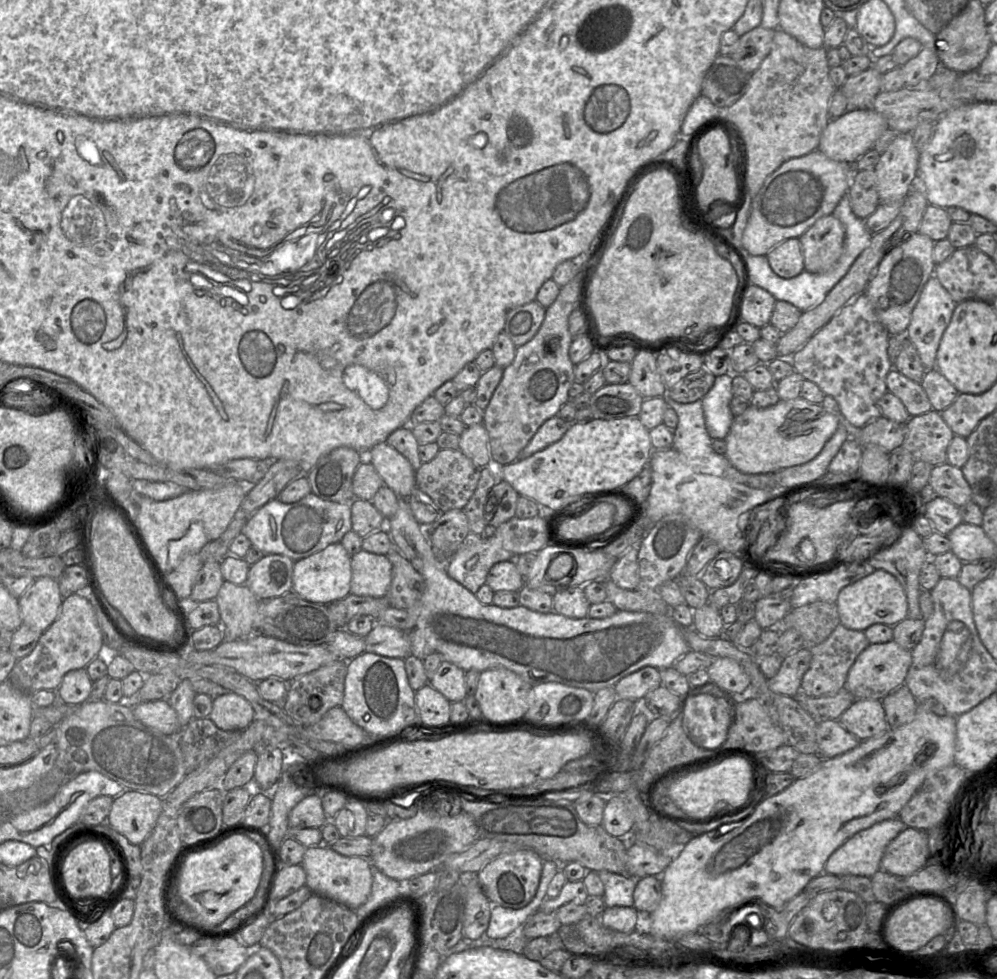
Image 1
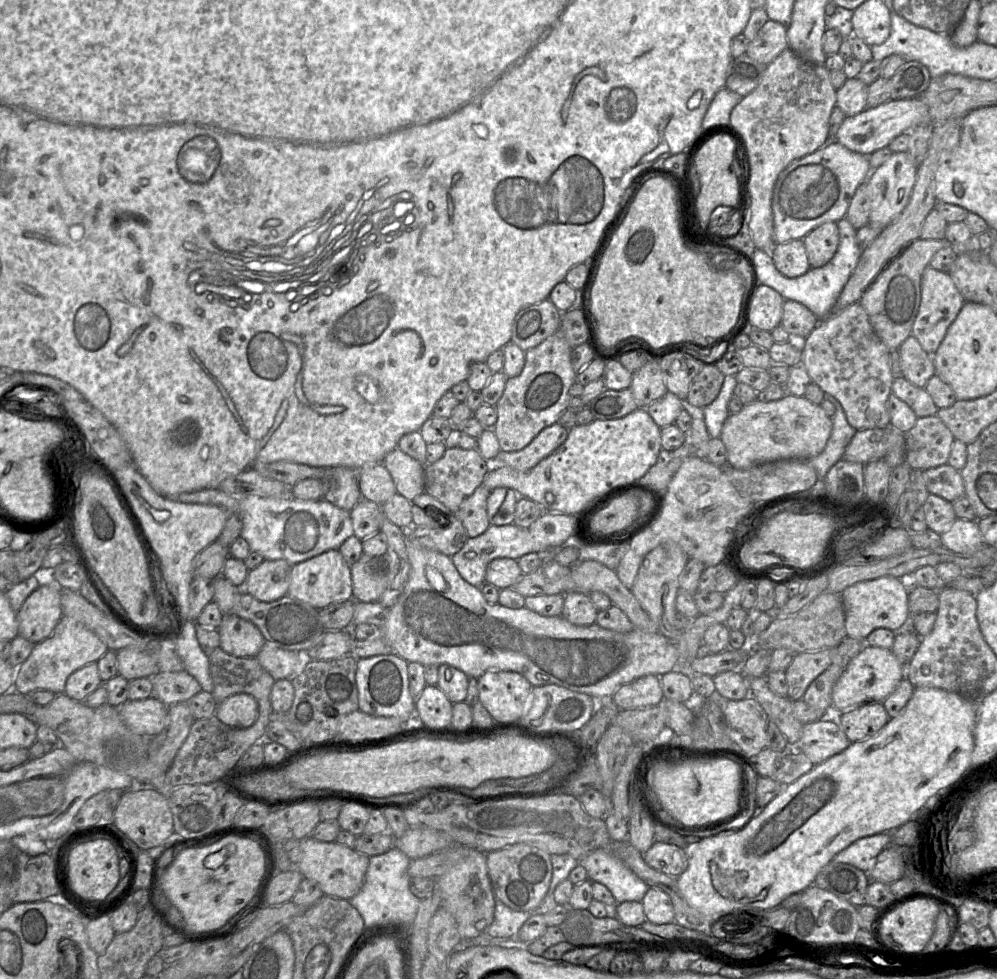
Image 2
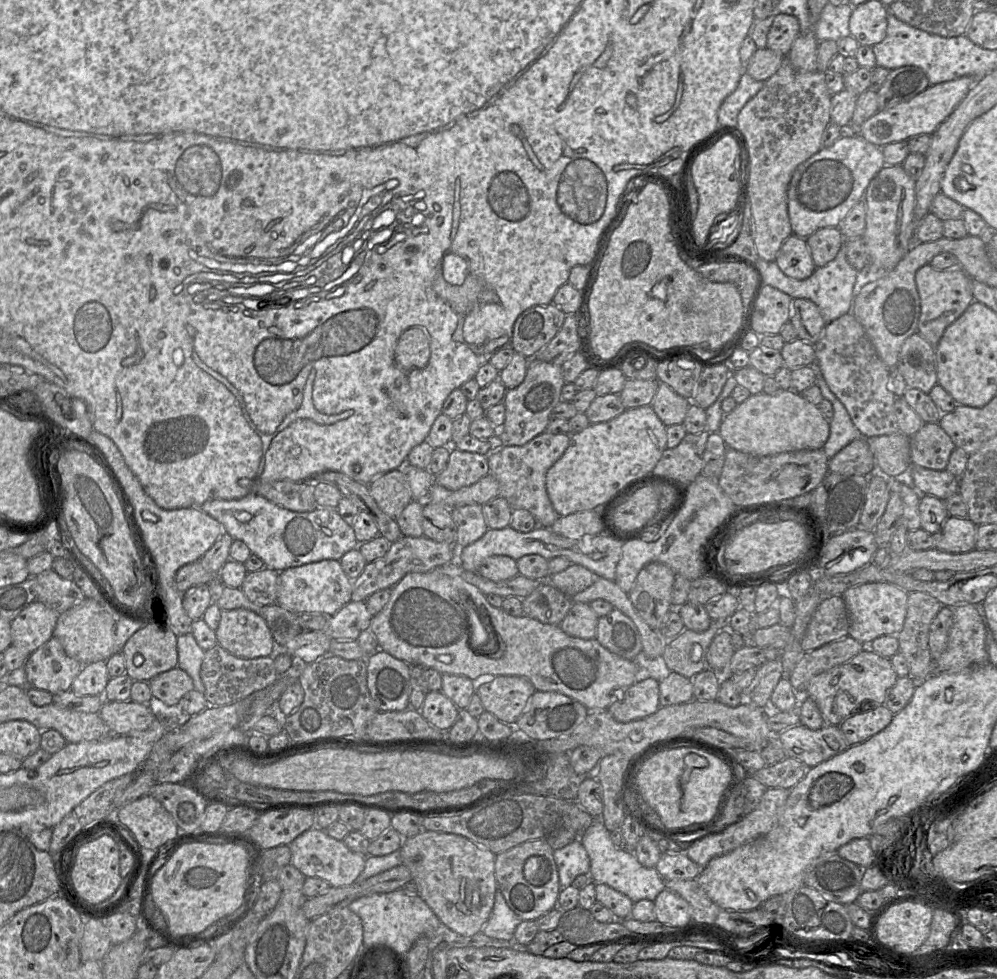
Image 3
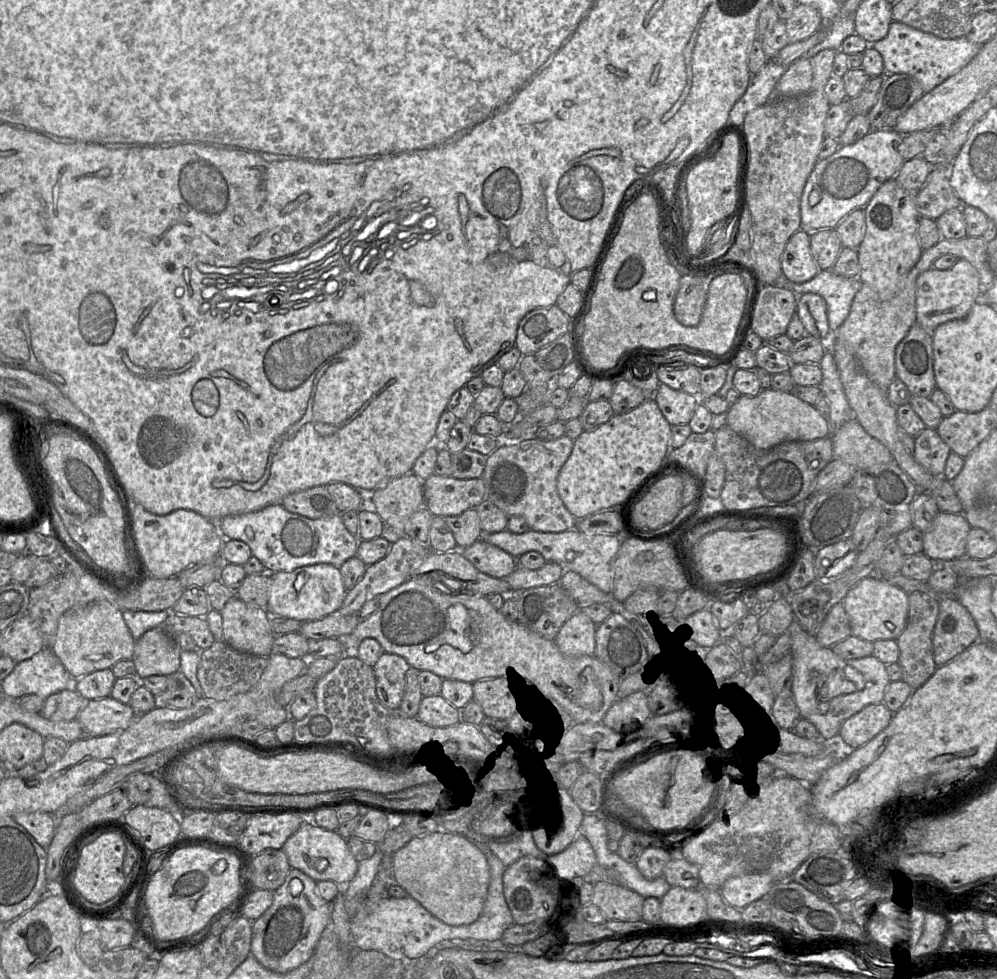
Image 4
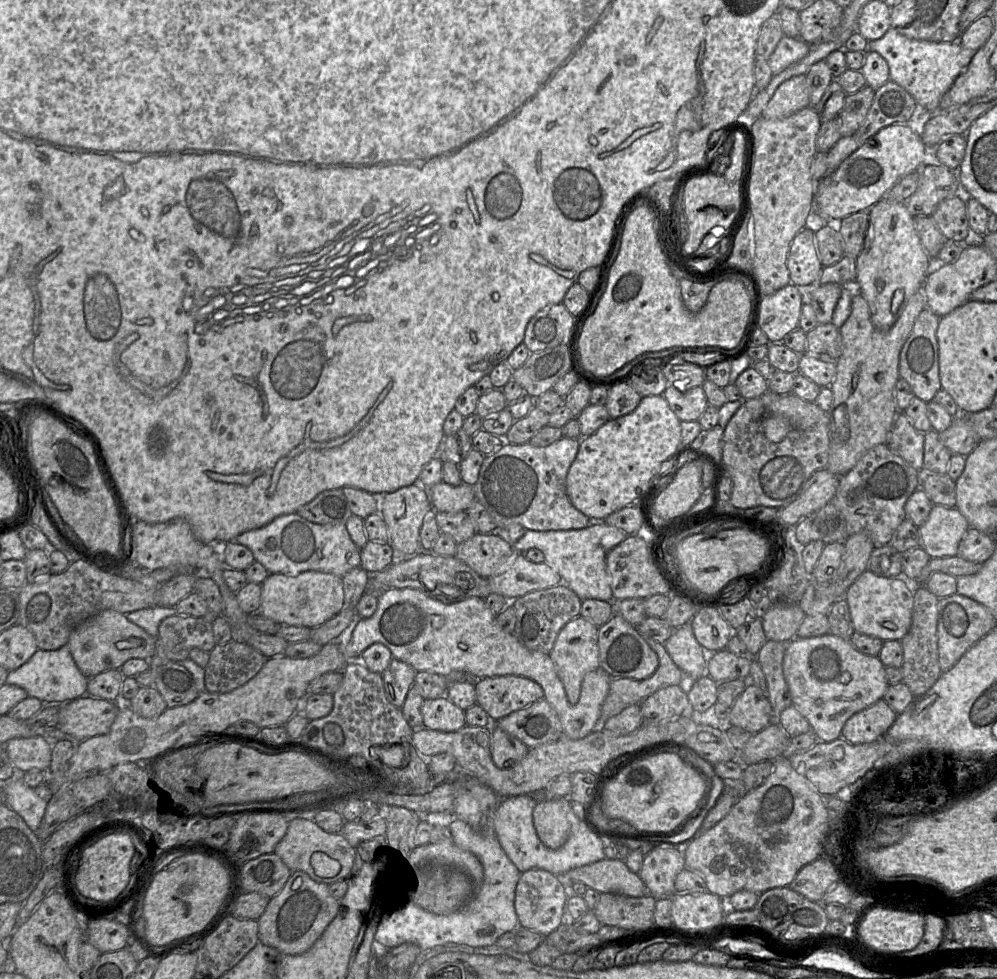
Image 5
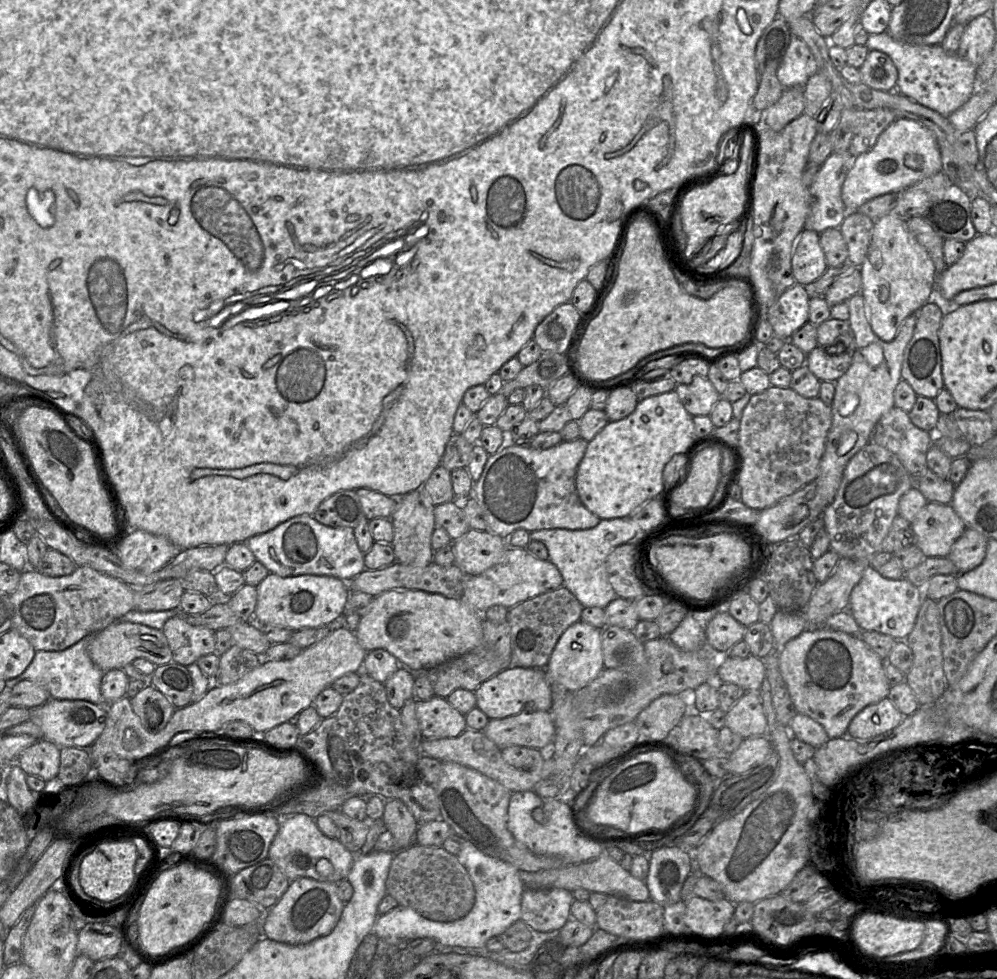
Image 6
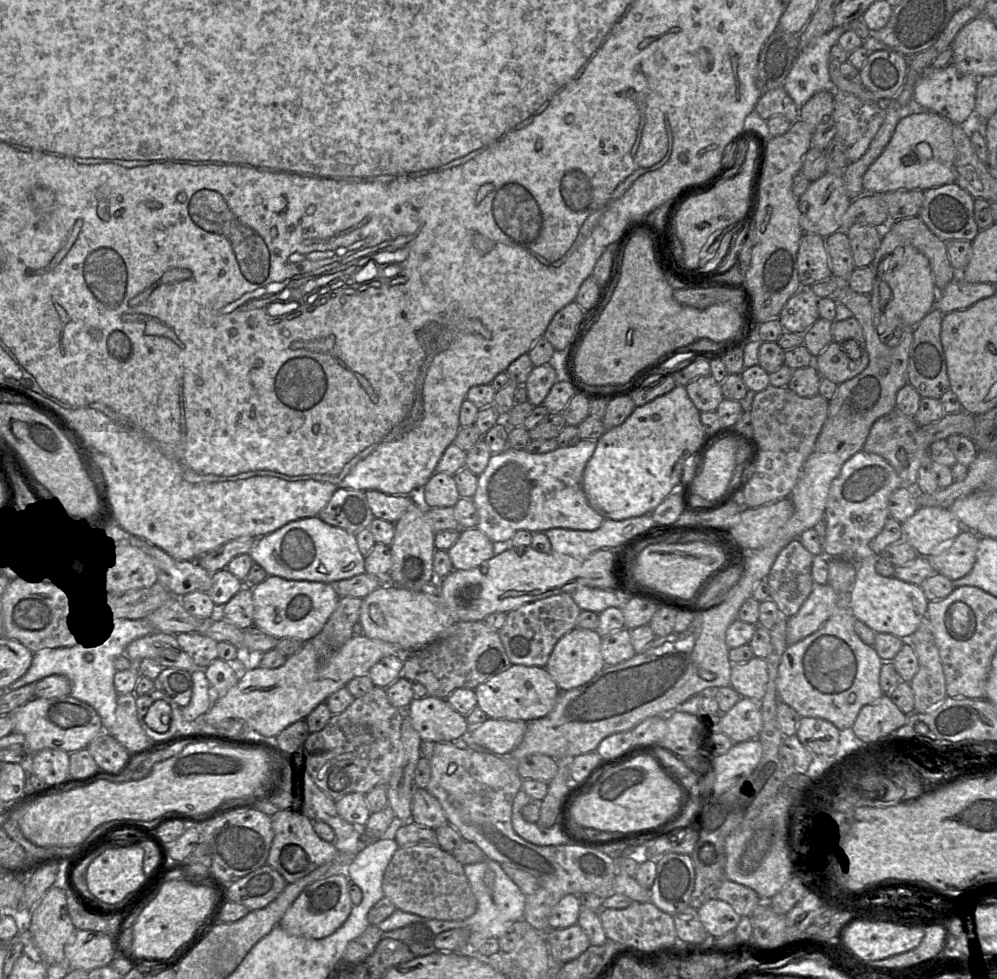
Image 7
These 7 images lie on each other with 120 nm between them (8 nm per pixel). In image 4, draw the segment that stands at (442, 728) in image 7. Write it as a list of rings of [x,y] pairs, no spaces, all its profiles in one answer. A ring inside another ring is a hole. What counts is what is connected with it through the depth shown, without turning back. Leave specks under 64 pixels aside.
[[[439,694],[422,698],[417,717],[433,727],[447,727],[459,723],[462,712]]]

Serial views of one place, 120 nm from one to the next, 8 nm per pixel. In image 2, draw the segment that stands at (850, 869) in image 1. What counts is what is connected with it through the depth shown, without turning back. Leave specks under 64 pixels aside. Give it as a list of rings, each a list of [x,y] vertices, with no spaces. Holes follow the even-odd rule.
[[[889,833],[863,837],[835,855],[832,861],[850,864],[864,872],[870,872],[877,856],[890,844]]]

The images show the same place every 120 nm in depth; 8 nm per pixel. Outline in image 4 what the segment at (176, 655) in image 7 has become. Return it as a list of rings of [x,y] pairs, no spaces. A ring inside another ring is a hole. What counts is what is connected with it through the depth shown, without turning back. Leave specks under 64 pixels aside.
[[[101,600],[73,606],[62,614],[51,649],[74,679],[111,669],[120,660],[132,659],[136,640],[122,612],[110,602]]]

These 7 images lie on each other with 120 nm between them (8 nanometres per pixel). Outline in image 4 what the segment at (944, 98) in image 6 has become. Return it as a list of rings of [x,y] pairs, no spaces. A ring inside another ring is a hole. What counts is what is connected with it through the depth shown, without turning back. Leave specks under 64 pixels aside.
[[[897,21],[891,22],[888,34],[882,40],[869,45],[882,56],[885,75],[908,74],[920,83],[924,93],[931,91],[966,66],[981,48],[965,36],[943,39]]]

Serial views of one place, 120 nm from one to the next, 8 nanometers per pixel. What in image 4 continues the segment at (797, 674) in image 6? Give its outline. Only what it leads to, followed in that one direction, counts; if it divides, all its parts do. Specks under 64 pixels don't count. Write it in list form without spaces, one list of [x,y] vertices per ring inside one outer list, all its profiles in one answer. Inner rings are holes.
[[[794,618],[787,629],[792,640],[792,695],[801,718],[810,721],[823,740],[837,743],[841,725],[868,705],[883,703],[890,680],[886,664],[874,655],[843,659],[831,647],[821,646]]]

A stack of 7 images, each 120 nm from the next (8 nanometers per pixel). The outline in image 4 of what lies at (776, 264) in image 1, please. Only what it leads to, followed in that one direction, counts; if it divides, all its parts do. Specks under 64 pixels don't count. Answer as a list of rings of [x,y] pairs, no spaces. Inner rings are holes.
[[[805,229],[796,231],[788,240],[781,256],[784,279],[792,283],[811,280],[820,271],[810,246],[810,235]]]

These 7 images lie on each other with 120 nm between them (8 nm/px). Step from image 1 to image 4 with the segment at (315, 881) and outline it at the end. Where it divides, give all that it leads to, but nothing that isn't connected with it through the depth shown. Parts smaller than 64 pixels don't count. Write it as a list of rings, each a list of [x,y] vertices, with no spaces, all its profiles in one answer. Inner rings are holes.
[[[303,823],[300,828],[288,838],[282,847],[291,868],[307,874],[316,882],[334,881],[341,887],[347,885],[356,875],[359,861],[351,853],[347,840],[337,831],[329,831],[317,825]]]

